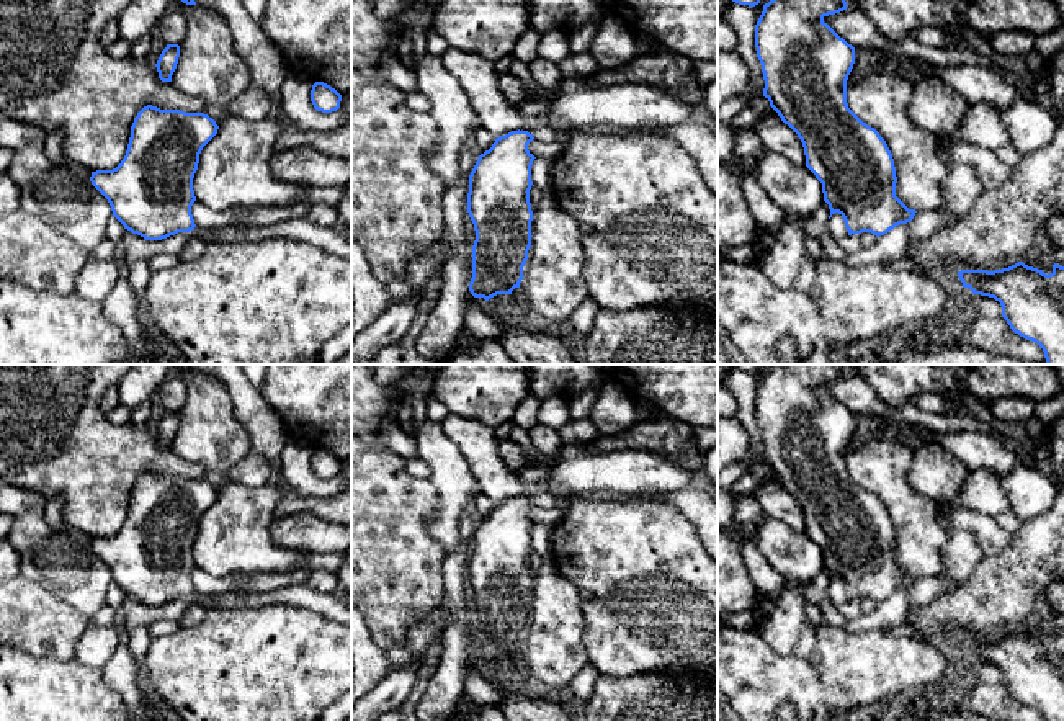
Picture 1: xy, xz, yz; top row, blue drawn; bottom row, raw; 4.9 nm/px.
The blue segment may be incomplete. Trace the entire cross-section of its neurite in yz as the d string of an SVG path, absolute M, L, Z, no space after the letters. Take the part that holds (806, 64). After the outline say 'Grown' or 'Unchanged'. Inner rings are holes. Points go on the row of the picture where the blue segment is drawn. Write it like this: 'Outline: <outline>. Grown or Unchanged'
Outline: M770 0L755 25L763 96L801 139L806 167L822 183L830 209L827 232L837 240L861 232L884 235L910 222L917 213L896 196L896 167L886 141L848 108L847 80L855 64L855 47L824 21L843 10L845 0Z. Grown

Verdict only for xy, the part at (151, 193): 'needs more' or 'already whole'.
already whole

